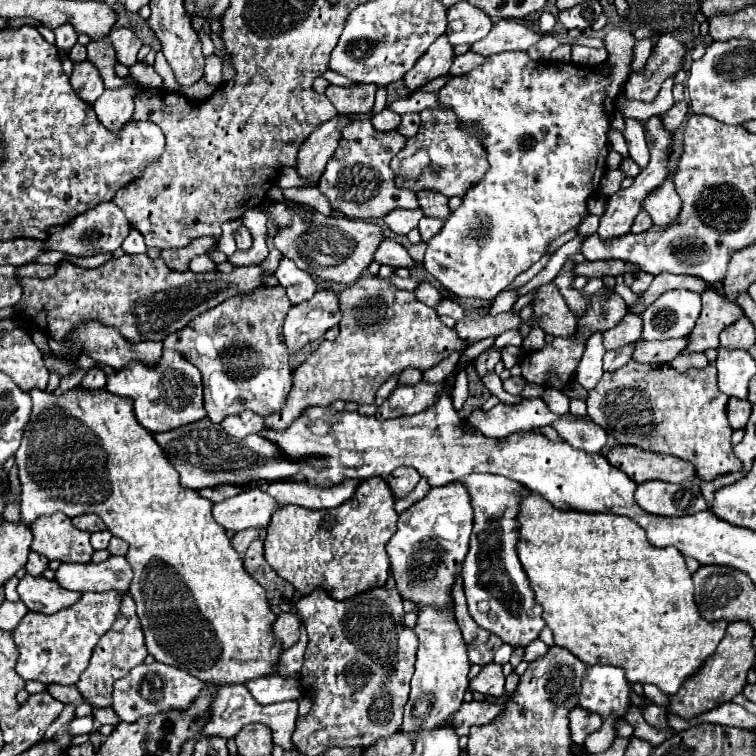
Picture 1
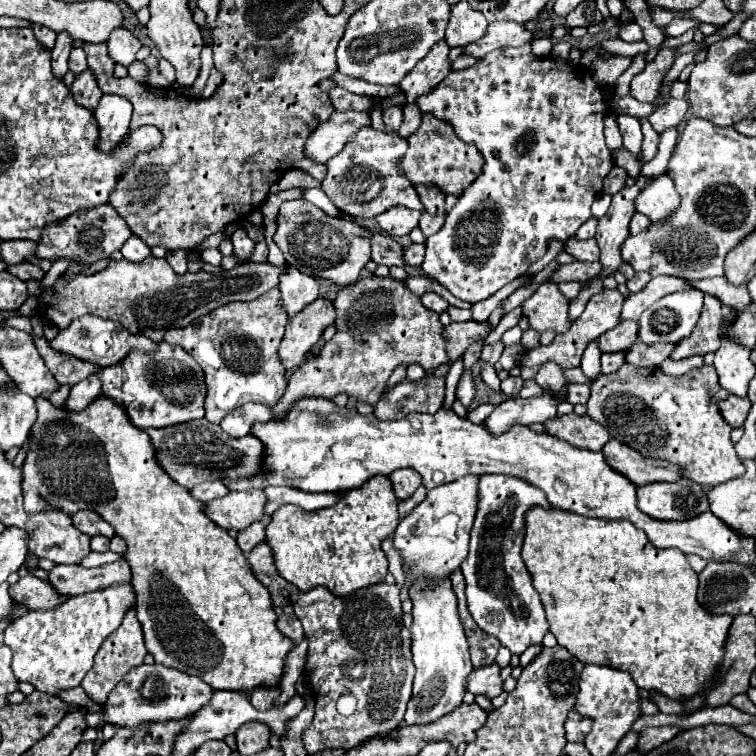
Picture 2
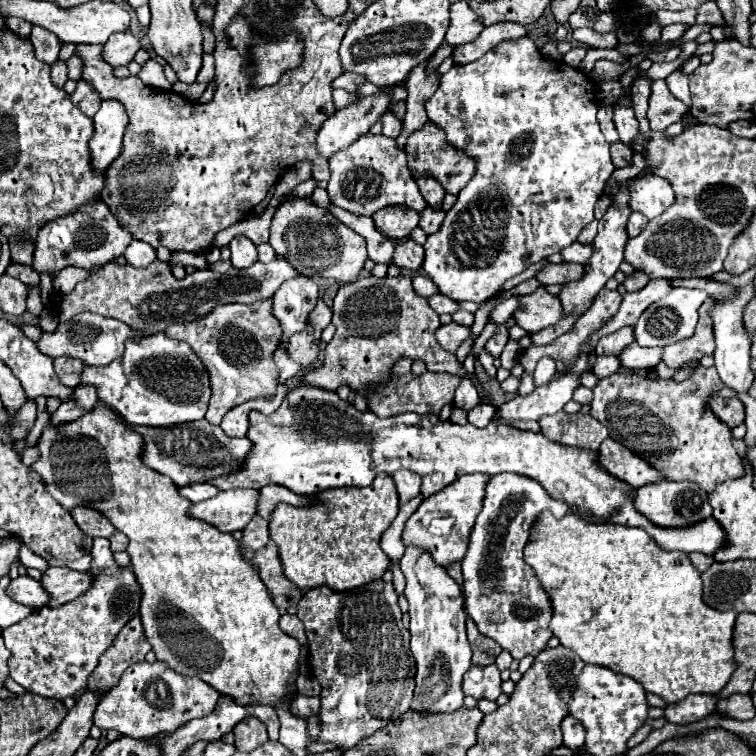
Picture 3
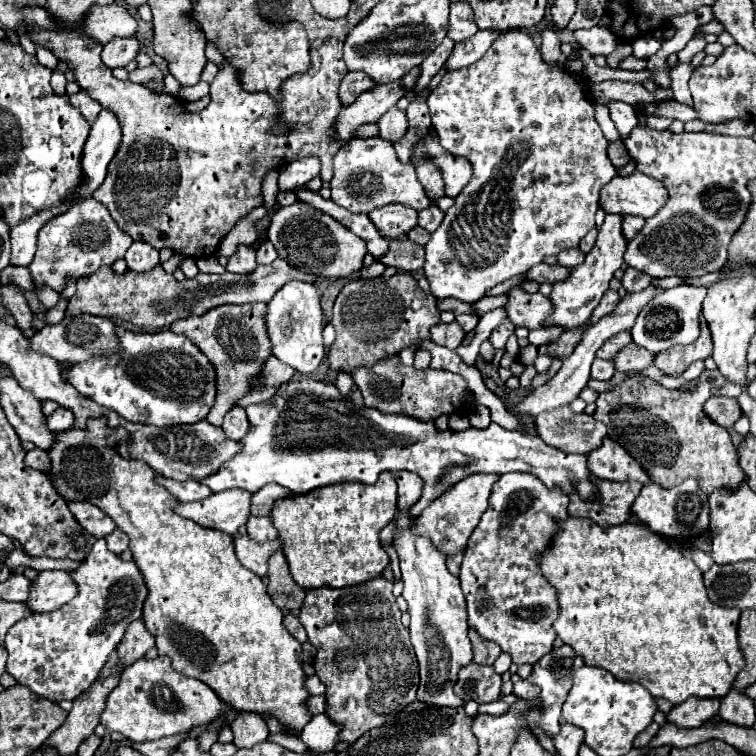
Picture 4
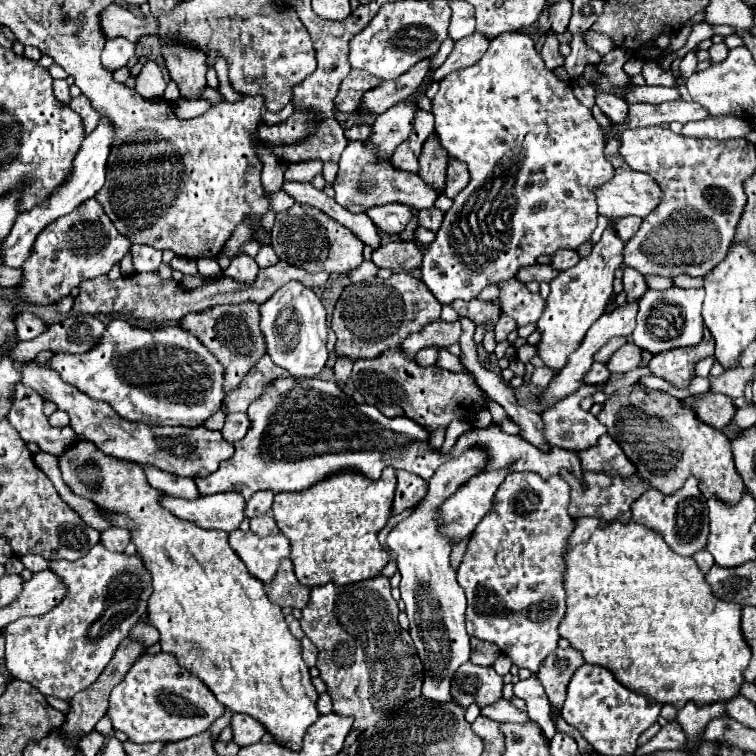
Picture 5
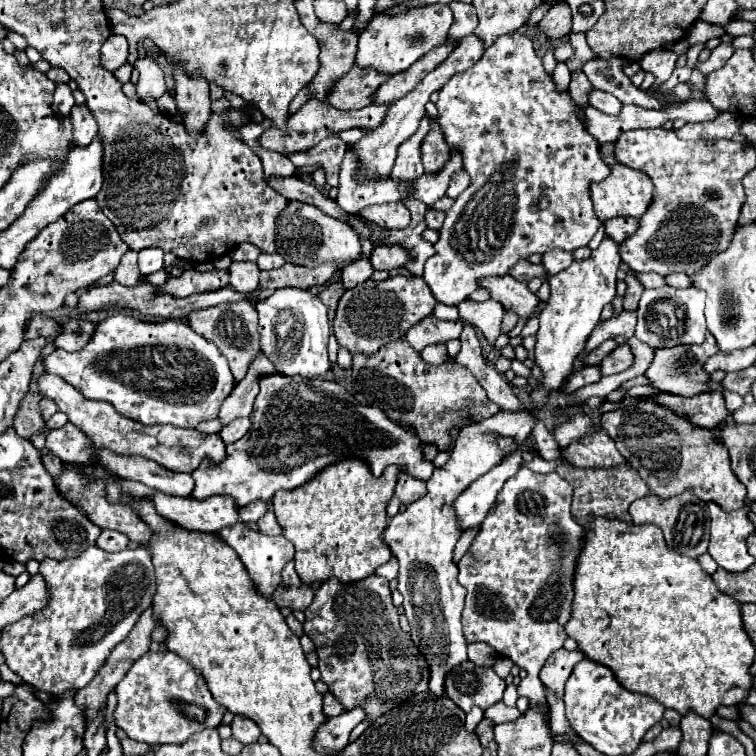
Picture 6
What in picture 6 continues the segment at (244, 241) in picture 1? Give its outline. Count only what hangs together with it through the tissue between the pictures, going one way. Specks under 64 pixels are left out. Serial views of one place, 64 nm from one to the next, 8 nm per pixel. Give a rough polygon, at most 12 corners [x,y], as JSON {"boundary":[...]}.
{"boundary":[[232,262],[230,286],[254,304],[260,290],[254,262]]}

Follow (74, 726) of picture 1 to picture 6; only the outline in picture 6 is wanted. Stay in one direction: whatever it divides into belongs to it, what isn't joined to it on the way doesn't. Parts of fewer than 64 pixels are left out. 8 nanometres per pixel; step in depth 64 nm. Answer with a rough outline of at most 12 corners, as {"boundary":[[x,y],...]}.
{"boundary":[[148,650],[116,686],[128,738],[182,744],[226,708],[200,670]]}

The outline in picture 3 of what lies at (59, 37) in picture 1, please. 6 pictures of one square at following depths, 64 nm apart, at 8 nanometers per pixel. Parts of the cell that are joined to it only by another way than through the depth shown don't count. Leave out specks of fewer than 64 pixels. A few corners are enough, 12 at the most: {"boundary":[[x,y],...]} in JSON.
{"boundary":[[52,64],[52,82],[56,88],[64,88],[66,64]]}

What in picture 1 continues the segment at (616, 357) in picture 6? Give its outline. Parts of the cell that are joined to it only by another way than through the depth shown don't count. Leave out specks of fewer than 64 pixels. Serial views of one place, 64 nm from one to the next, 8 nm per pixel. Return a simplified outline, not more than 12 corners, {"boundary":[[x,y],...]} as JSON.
{"boundary":[[686,338],[638,342],[640,364],[666,364],[686,348]]}

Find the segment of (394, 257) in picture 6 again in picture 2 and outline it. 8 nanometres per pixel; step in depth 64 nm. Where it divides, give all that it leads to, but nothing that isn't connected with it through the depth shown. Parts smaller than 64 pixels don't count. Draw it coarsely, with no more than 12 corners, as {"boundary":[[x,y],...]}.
{"boundary":[[424,244],[404,248],[404,264],[420,266]]}

